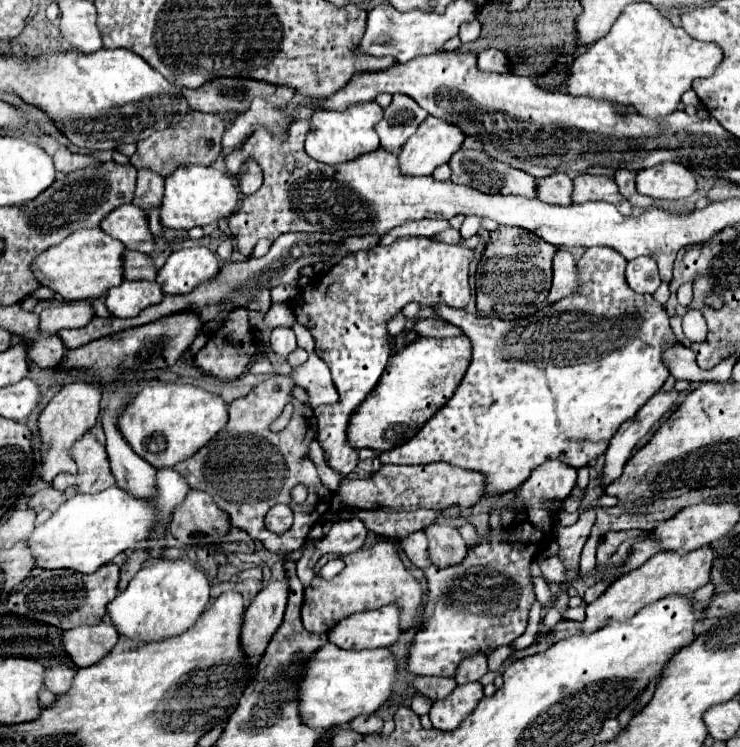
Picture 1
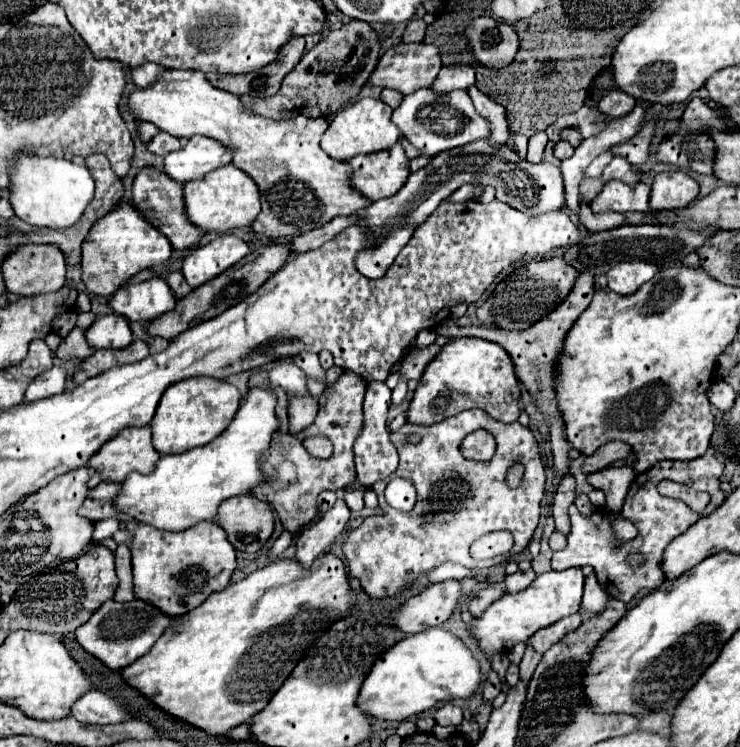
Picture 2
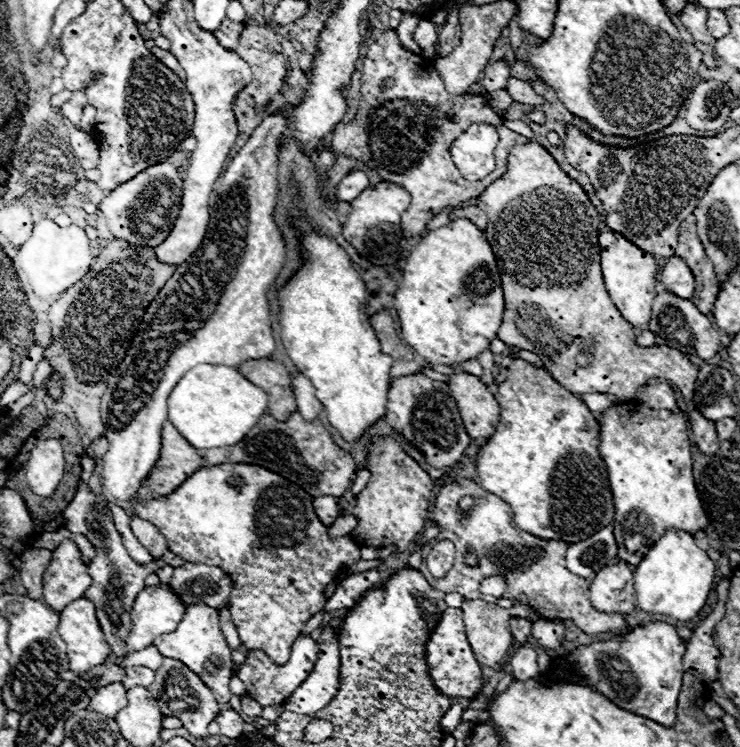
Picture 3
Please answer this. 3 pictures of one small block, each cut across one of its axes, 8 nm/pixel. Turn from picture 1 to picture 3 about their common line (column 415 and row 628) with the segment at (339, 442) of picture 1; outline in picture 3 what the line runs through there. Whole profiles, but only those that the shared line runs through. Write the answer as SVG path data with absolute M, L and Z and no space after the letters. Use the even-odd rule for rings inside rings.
M218 464L218 466L210 466L210 468L200 468L200 472L194 472L184 484L180 484L180 488L168 496L162 496L162 498L156 498L156 500L134 500L132 502L132 514L134 516L140 516L142 520L148 520L152 522L168 540L168 548L172 552L176 552L180 558L184 558L186 562L204 562L204 564L210 564L210 566L220 566L224 568L224 572L228 572L234 580L234 590L230 594L230 604L228 604L228 610L232 614L232 620L238 628L238 636L242 640L242 644L248 648L248 650L262 650L268 654L268 658L274 662L274 664L286 664L288 658L290 658L290 648L294 644L294 640L300 636L304 624L320 612L320 608L324 606L326 598L324 598L324 590L328 584L332 584L342 568L350 566L350 564L356 564L360 560L360 548L358 544L350 538L350 536L338 536L338 538L330 538L328 536L328 528L318 520L314 508L312 508L312 496L308 496L308 492L304 492L300 486L284 480L282 476L276 476L274 472L268 472L264 468L252 468L252 464Z

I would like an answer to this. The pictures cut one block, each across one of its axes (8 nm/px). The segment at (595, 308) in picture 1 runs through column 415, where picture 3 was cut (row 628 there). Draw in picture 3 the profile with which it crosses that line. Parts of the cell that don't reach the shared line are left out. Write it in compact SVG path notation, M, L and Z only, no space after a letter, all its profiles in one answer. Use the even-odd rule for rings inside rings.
M446 608L442 620L438 622L434 634L428 642L428 668L430 676L440 692L452 698L476 698L482 688L482 672L480 664L474 658L474 652L470 650L470 644L464 634L462 624L462 610L460 608Z

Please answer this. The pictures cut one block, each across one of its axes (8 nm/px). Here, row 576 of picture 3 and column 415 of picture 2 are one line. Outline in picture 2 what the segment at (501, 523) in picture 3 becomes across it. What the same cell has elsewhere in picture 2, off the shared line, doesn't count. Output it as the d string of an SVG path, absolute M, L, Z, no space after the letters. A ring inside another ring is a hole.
M466 410L458 416L442 420L434 426L404 424L398 432L390 434L392 444L398 450L400 464L394 476L410 478L418 490L418 502L414 510L394 510L384 502L384 480L376 482L372 490L378 494L384 520L364 520L354 528L346 544L342 546L344 558L352 578L358 578L362 590L370 598L388 598L404 590L404 584L412 584L418 576L438 568L446 562L458 562L474 572L490 568L518 556L530 542L540 522L540 502L544 496L544 466L540 462L538 444L528 428L520 422L502 424L490 420L486 412ZM484 428L496 440L496 454L488 462L468 460L460 454L460 444L470 430ZM410 434L418 434L420 442L408 442ZM516 462L524 464L524 476L518 488L506 484L506 474ZM494 530L508 530L514 536L514 548L510 554L476 562L470 558L470 544Z

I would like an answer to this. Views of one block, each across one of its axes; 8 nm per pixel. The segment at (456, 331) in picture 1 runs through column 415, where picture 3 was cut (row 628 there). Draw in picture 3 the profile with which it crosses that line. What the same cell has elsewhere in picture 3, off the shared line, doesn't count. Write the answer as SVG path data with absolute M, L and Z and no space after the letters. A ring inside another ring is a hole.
M326 626L318 638L318 660L314 664L312 676L284 700L284 710L312 714L324 708L340 688L340 650L338 640L330 626Z

